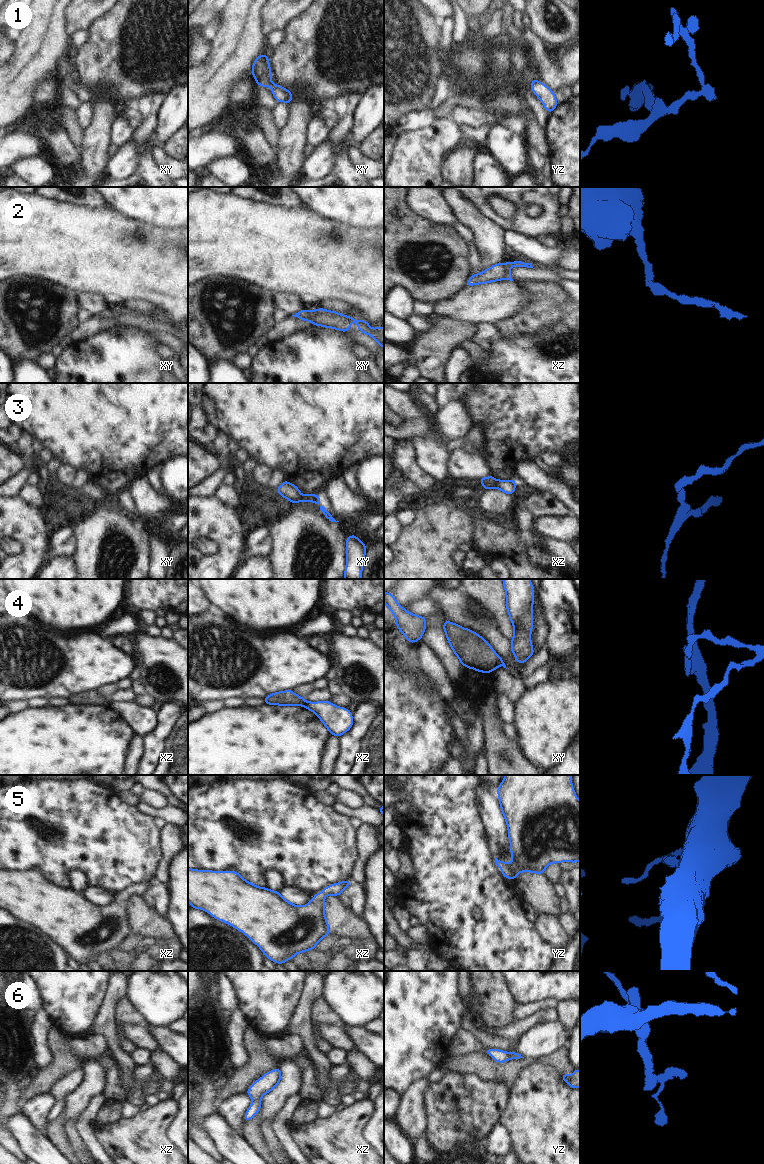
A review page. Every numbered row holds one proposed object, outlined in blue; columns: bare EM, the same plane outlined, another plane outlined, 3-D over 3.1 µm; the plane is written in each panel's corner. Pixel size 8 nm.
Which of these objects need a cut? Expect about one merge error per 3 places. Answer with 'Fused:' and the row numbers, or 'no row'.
Fused: 3, 4

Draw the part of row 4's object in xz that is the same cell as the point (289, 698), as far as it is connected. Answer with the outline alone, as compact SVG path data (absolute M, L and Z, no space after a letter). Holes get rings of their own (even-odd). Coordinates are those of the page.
M292 690L276 692L266 696L264 703L270 705L286 705L286 706L304 706L303 697L296 695Z

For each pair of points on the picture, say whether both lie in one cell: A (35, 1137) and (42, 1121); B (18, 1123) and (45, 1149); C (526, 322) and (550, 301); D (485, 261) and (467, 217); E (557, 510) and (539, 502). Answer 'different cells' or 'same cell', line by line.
A: different cells
B: same cell
C: same cell
D: same cell
E: same cell

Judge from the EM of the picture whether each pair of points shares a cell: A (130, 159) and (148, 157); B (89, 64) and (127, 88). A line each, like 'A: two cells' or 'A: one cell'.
A: two cells
B: one cell

